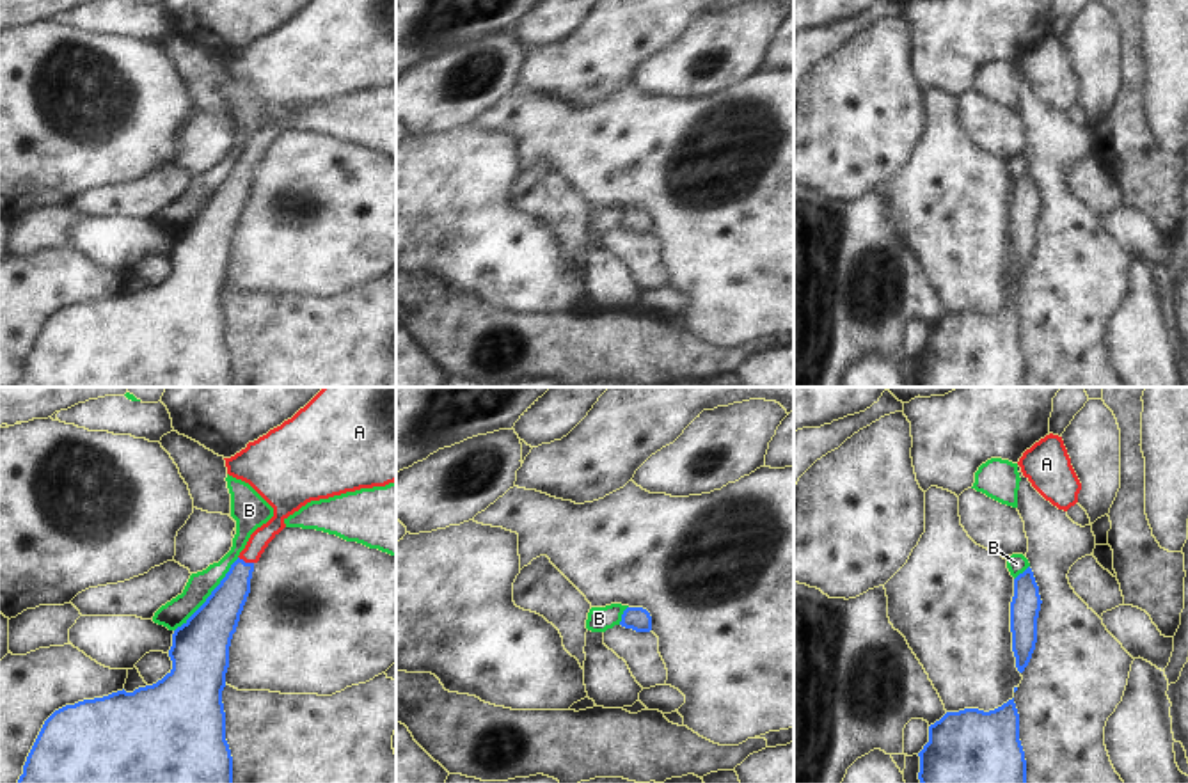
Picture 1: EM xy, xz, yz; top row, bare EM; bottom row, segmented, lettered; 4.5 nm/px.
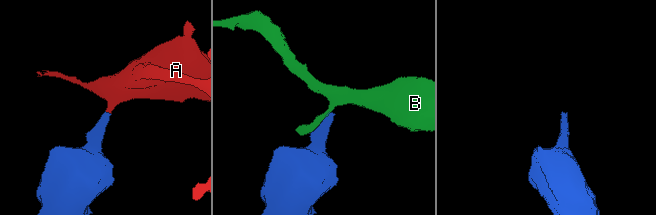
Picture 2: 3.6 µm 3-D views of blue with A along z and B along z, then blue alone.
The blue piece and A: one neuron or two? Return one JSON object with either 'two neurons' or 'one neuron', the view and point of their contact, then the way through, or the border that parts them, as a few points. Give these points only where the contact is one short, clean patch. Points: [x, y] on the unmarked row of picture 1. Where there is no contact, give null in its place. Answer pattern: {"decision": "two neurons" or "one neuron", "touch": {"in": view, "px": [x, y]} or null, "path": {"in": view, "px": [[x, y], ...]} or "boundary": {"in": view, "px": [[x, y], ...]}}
{"decision": "one neuron", "touch": {"in": "xy", "px": [244, 164]}, "path": {"in": "xy", "px": [[221, 213], [237, 187], [244, 164], [261, 139]]}}

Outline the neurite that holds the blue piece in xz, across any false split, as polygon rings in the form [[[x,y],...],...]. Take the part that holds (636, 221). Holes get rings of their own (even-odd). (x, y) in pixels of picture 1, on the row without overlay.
[[[627,210],[622,217],[622,229],[632,231],[636,234],[650,234],[652,233],[652,218],[643,210]]]

